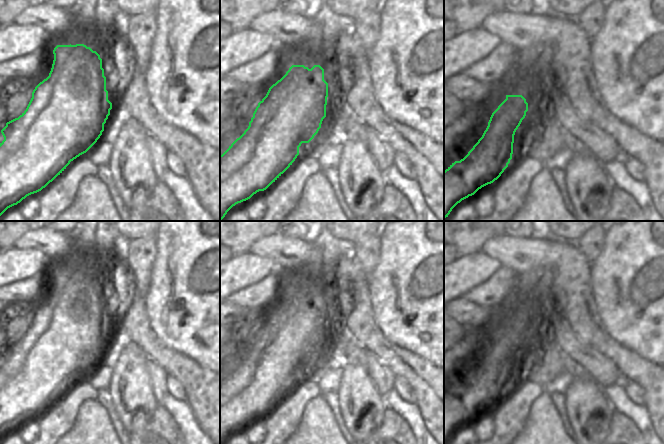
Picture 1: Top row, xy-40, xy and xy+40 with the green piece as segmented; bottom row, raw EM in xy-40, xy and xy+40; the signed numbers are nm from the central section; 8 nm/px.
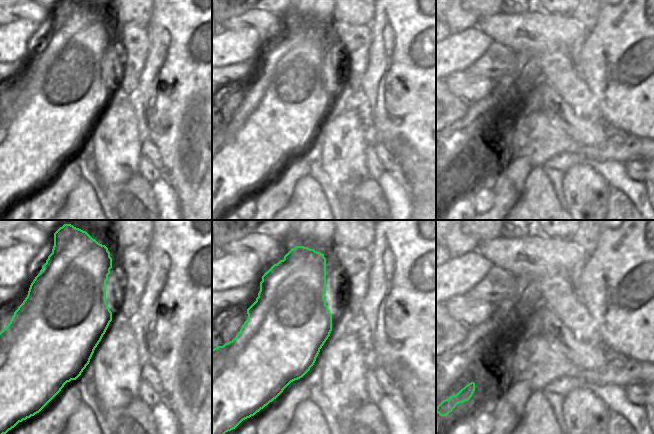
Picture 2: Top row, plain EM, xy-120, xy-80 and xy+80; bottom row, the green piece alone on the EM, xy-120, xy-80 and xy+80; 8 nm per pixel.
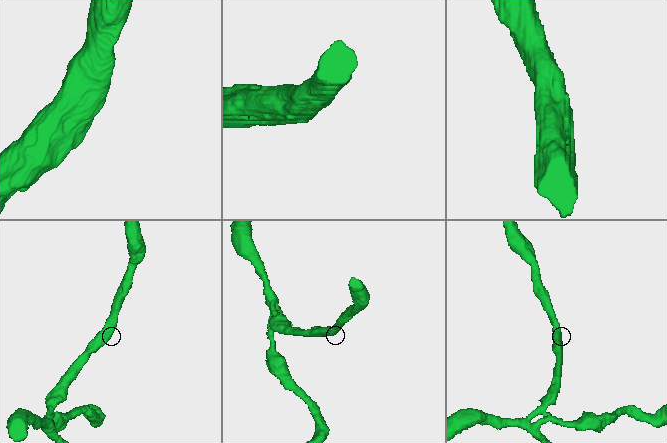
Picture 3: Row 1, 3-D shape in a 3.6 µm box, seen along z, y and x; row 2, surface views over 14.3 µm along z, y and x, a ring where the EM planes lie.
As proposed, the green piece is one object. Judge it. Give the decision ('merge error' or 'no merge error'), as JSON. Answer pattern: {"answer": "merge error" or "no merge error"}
{"answer": "merge error"}

